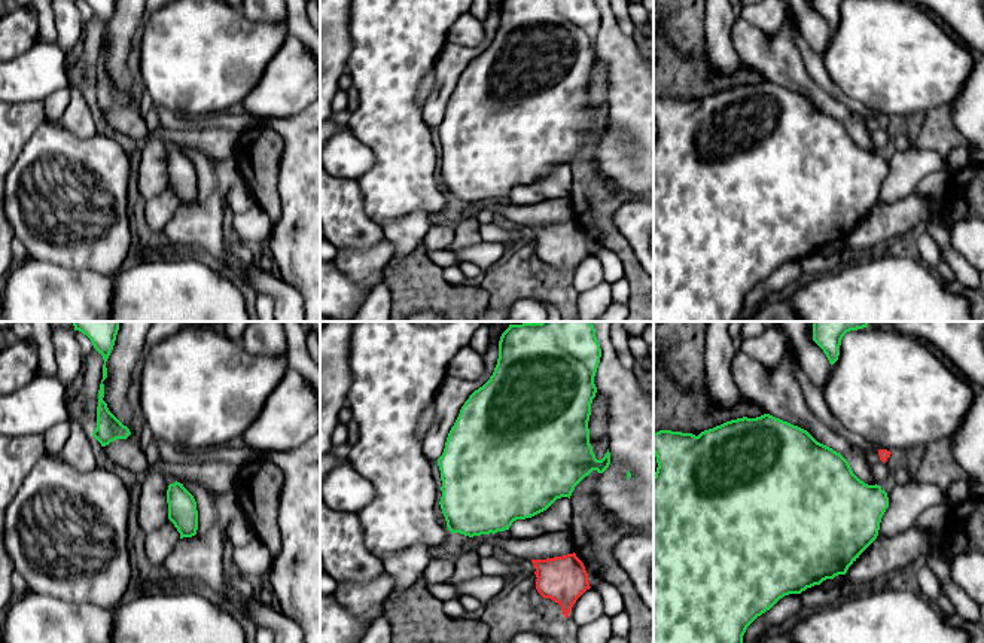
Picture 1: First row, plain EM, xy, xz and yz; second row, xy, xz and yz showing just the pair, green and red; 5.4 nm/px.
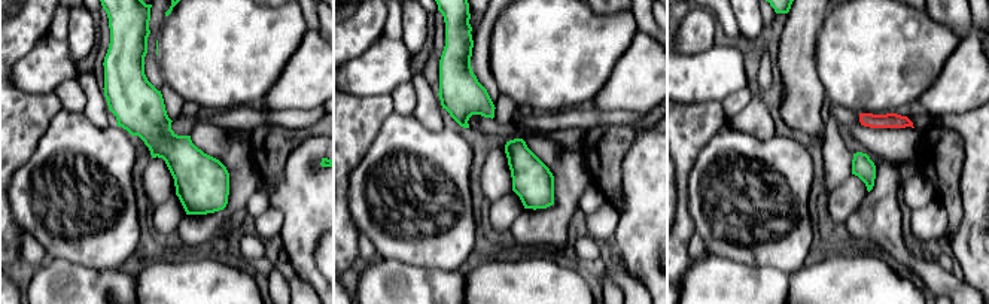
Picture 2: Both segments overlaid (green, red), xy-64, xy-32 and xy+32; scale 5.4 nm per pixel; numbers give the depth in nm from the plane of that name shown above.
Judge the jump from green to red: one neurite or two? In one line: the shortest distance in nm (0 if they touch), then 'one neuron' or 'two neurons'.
130 nm apart; two neurons

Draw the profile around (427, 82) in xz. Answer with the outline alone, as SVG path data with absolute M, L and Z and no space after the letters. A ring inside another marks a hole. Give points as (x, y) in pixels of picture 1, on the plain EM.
M432 71L430 74L427 74L423 82L421 82L421 86L420 86L420 91L418 91L418 95L417 95L417 101L418 101L418 106L423 107L432 88L435 85L435 71Z

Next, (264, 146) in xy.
M262 127L240 134L234 156L243 182L249 185L258 205L268 213L272 225L281 210L278 168L283 150L283 138L269 127Z

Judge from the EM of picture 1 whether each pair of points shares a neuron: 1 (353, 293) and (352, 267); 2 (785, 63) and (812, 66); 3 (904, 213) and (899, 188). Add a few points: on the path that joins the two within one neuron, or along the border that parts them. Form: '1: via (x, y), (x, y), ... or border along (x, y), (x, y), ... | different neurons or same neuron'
1: border along (335, 265), (366, 293) | different neurons
2: border along (800, 36), (797, 46), (804, 67), (823, 94) | different neurons
3: border along (914, 189), (899, 200), (879, 203) | different neurons

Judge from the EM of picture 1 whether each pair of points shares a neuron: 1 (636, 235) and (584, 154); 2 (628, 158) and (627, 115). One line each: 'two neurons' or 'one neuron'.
1: two neurons
2: one neuron

